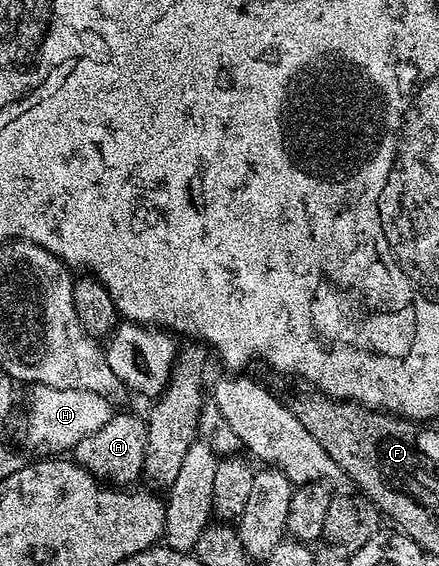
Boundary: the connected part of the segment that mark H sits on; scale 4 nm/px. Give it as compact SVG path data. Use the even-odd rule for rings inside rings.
M30 385L29 390L29 423L25 426L25 442L34 446L45 456L61 456L72 451L73 447L83 440L83 436L91 436L91 432L99 432L103 424L107 424L115 413L110 399L86 390L75 388L51 388L50 386Z

